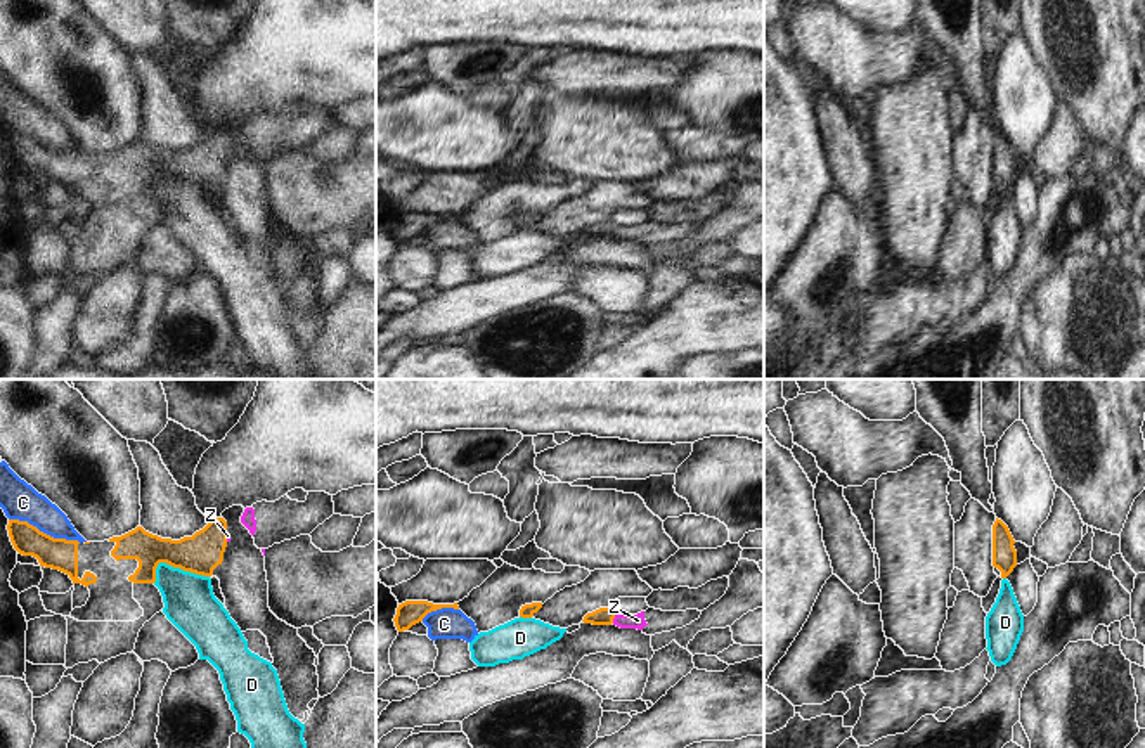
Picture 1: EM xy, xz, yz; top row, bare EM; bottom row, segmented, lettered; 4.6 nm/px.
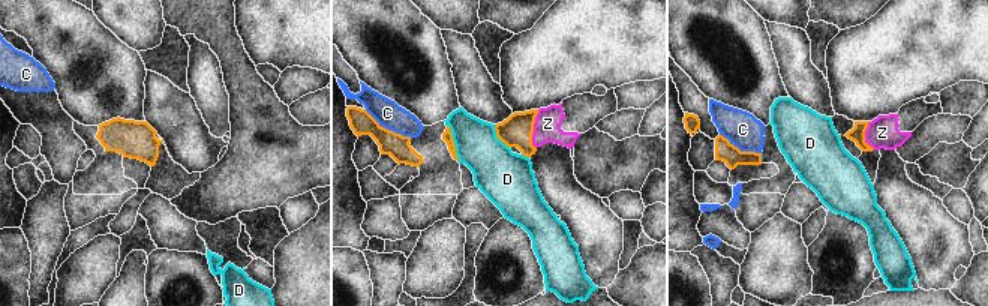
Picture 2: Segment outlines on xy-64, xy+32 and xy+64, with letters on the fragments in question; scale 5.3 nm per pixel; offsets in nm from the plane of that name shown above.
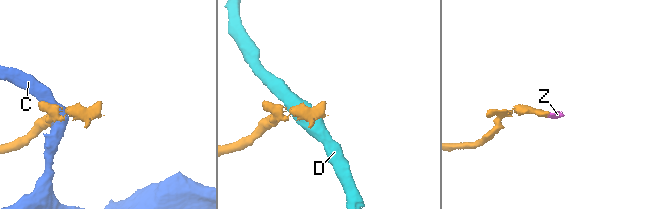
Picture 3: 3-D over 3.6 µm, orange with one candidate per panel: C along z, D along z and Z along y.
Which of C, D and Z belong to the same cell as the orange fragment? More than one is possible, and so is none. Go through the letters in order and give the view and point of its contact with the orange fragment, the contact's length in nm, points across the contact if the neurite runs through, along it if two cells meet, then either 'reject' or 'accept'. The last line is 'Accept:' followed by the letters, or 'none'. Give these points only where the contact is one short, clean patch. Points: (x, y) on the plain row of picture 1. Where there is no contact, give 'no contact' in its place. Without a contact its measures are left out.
C: meets orange in xy at (45, 146); contact 360 nm long; reject
D: meets orange in xy at (174, 179); contact 260 nm long; reject
Z: meets orange in xz at (614, 229); contact 40 nm long; runs through xz (603, 227), (614, 229), (638, 232); accept
Accept: Z

